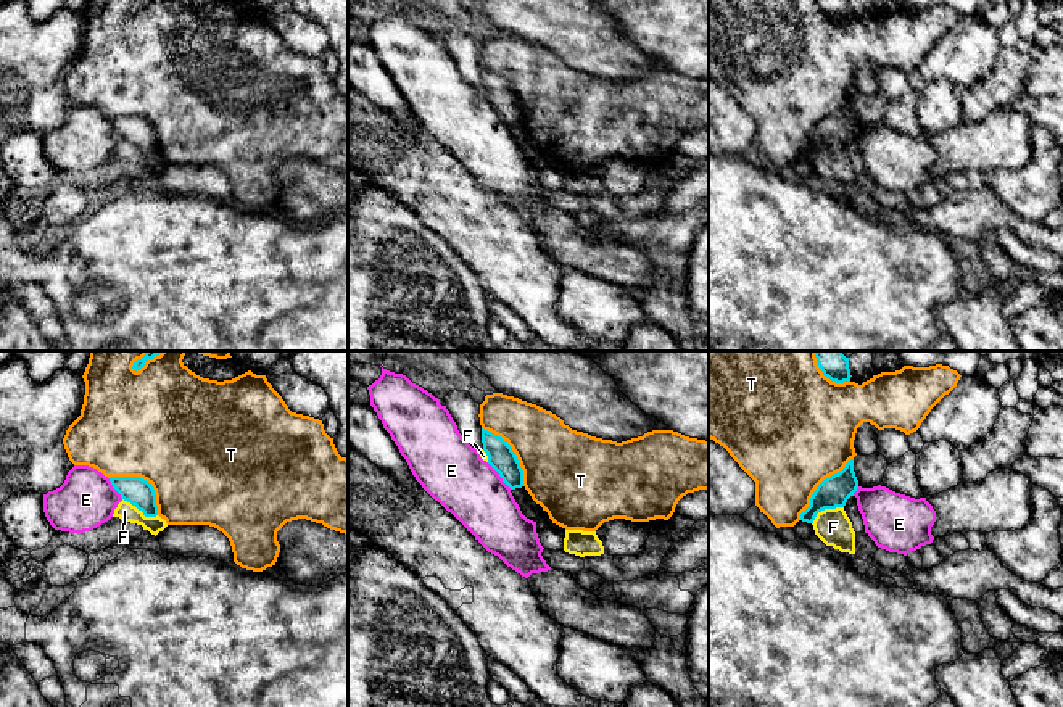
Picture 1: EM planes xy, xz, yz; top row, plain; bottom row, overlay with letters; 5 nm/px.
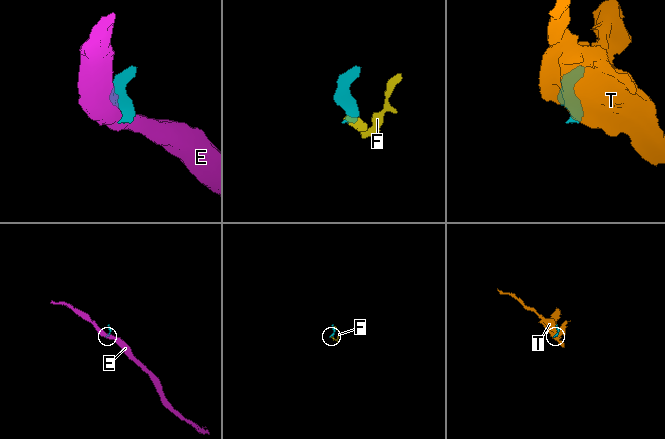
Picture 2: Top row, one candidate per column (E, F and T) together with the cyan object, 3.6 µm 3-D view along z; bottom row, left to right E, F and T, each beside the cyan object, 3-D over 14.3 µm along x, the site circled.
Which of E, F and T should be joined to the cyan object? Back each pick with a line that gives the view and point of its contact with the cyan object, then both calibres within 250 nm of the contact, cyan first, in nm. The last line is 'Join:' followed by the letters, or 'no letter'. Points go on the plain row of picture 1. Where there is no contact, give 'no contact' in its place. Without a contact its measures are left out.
Join: no letter

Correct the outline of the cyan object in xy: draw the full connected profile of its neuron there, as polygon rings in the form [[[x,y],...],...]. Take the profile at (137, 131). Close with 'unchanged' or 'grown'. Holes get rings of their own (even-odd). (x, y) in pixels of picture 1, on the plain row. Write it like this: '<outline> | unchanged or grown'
[[[110,116],[110,121],[121,137],[142,150],[145,156],[158,155],[156,134],[151,122],[140,116]]] | unchanged

